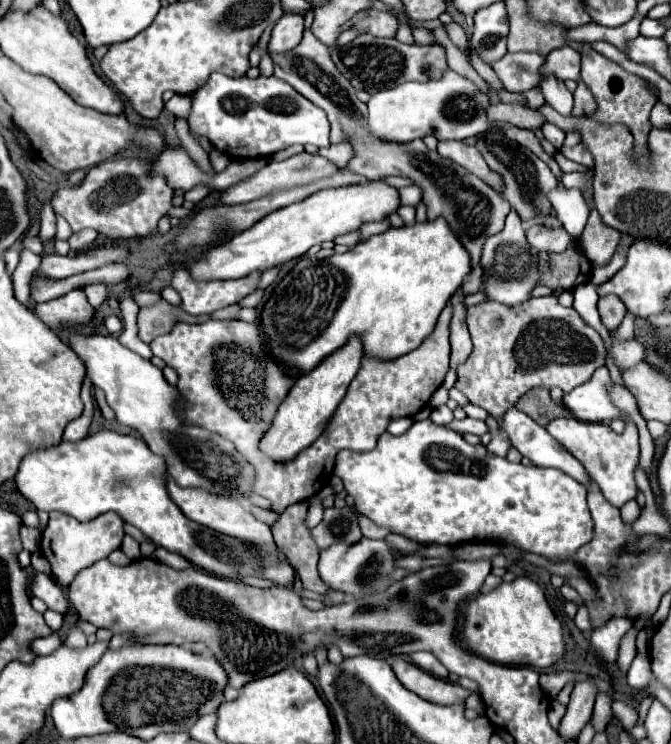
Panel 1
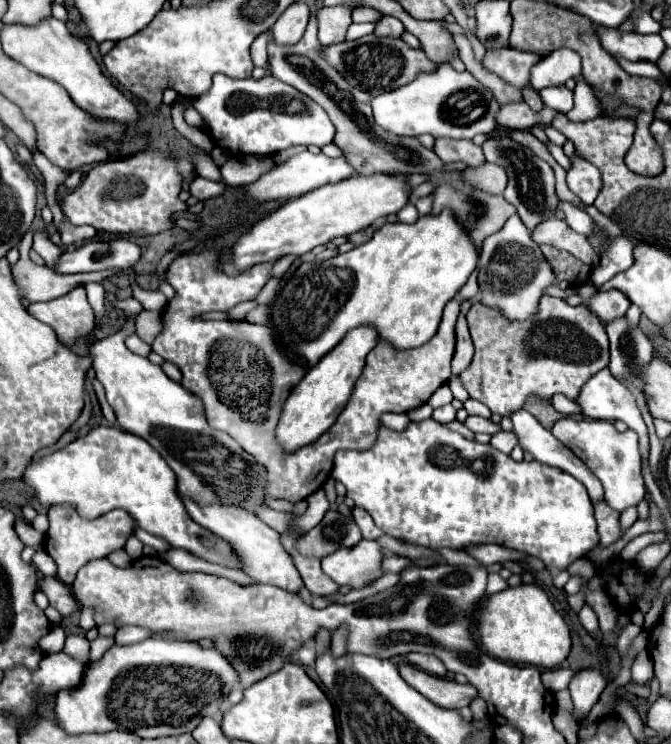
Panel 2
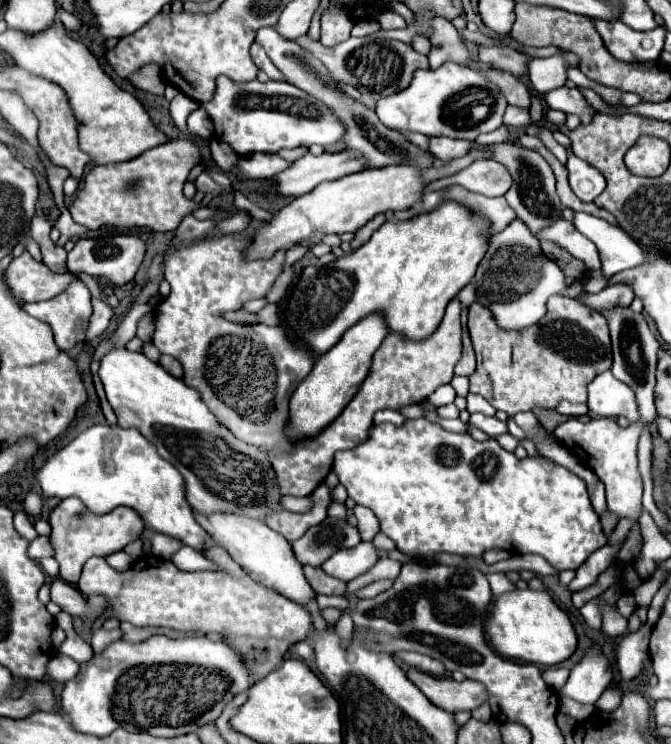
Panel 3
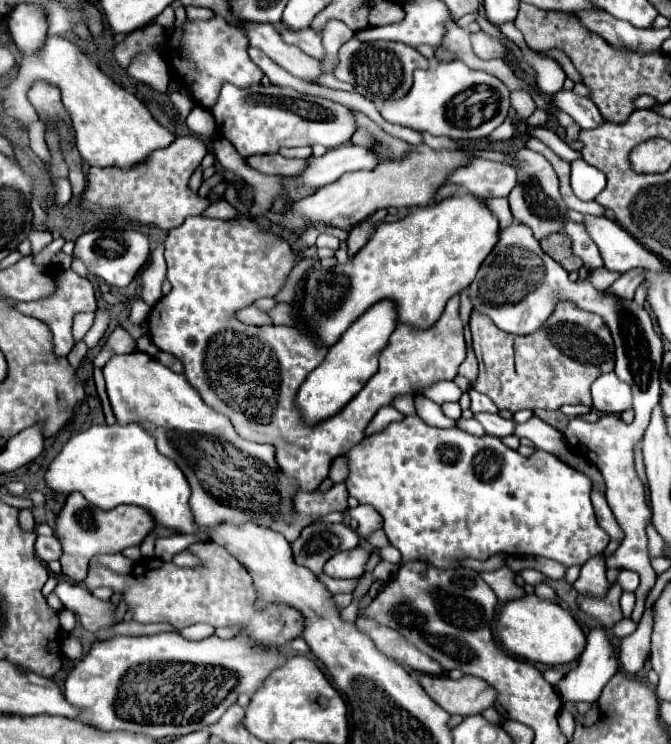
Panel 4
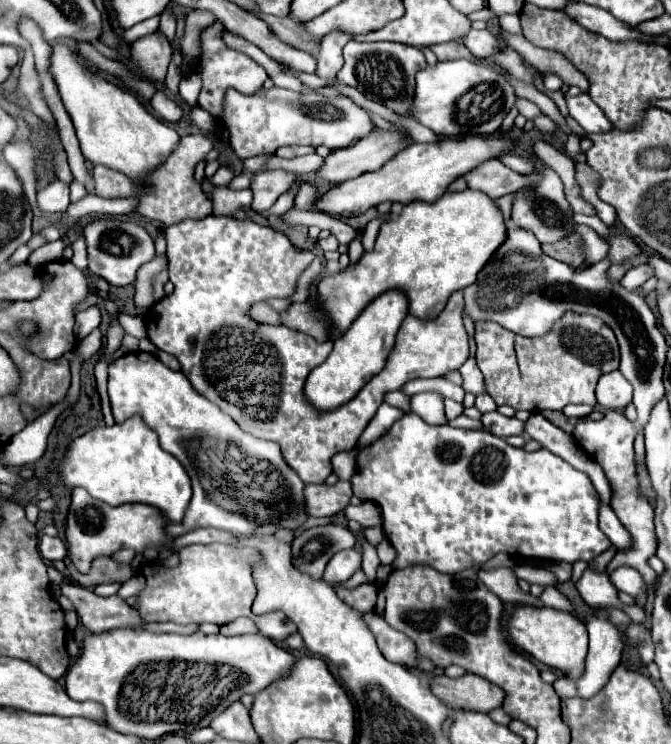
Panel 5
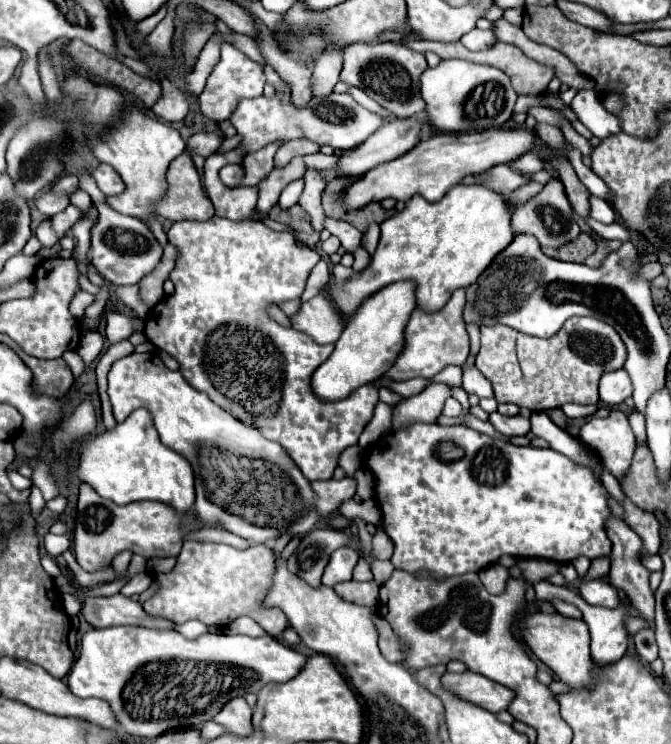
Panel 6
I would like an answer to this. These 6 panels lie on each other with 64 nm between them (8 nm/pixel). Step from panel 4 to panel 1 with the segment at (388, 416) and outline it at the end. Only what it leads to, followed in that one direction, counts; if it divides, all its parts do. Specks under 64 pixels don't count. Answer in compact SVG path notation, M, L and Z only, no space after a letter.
M404 416L402 418L392 418L390 424L388 424L388 432L394 434L394 436L396 434L404 434L410 426L412 426L412 418L410 416L406 416L406 418Z

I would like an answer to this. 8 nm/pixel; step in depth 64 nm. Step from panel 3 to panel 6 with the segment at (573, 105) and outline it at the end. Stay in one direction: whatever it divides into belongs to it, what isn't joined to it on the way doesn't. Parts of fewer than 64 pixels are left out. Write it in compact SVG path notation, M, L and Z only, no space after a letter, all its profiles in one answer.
M578 90L570 108L578 114L580 122L596 136L606 138L612 134L622 132L620 118L604 110L604 106L598 100L598 94L594 90Z

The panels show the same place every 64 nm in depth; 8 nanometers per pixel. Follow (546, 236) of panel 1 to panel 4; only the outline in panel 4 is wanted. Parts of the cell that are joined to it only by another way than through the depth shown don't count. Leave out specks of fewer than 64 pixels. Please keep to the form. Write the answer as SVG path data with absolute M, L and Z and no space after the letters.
M568 222L564 226L564 232L568 234L568 238L572 240L572 250L576 256L580 256L584 260L584 266L588 270L596 270L596 268L602 268L602 256L600 256L600 250L596 246L594 240L590 240L584 224L578 224L578 222Z

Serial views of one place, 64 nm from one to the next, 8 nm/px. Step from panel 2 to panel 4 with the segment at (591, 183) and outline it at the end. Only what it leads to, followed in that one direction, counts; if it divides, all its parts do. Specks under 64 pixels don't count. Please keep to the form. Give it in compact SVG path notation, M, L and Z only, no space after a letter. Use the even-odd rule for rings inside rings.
M584 160L572 162L572 188L580 200L594 200L600 190L604 190L604 174L594 166L588 166ZM586 168L586 170L580 170ZM594 172L594 174L592 174Z

